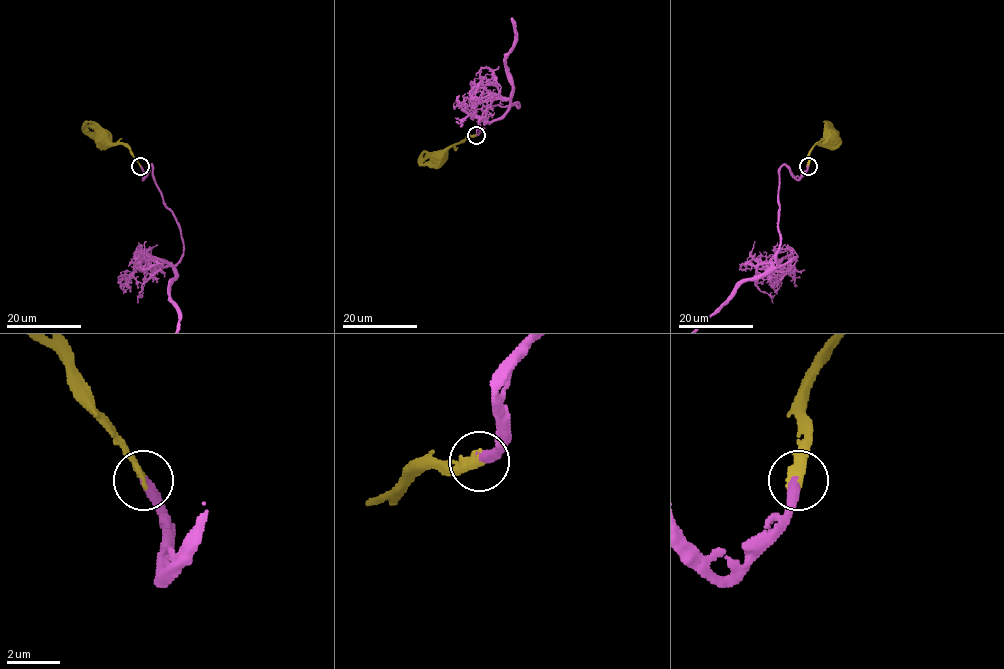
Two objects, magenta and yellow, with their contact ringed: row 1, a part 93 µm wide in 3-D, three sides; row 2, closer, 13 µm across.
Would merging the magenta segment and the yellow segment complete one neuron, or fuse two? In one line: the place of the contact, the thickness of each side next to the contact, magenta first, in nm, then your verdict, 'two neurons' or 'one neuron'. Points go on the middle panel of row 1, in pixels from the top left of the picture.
at (476, 135); 380 nm thick on the magenta side, 360 nm on the other; one neuron

